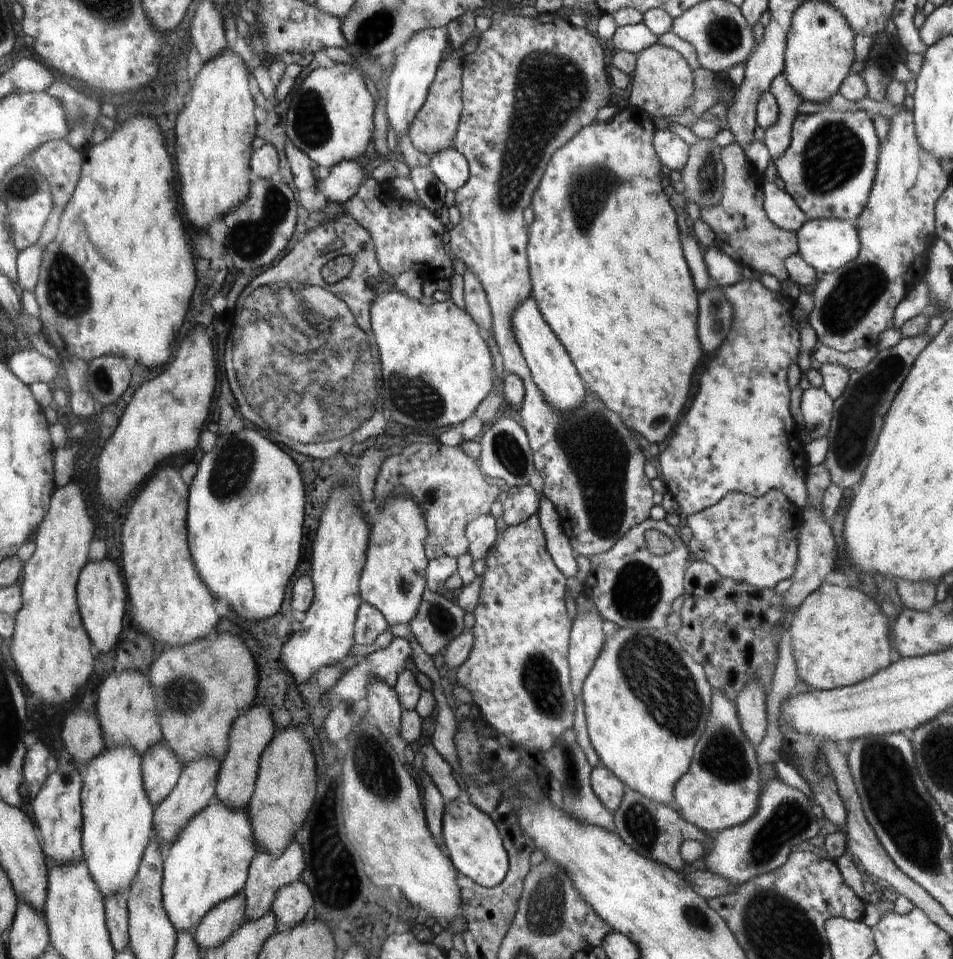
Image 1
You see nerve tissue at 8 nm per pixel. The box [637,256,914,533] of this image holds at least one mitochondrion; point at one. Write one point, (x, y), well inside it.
(859, 413)

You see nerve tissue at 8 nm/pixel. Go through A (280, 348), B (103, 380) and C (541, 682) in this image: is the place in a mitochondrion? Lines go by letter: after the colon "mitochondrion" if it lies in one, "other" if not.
A: mitochondrion
B: mitochondrion
C: mitochondrion

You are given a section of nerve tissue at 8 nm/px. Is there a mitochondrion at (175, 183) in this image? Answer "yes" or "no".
no

